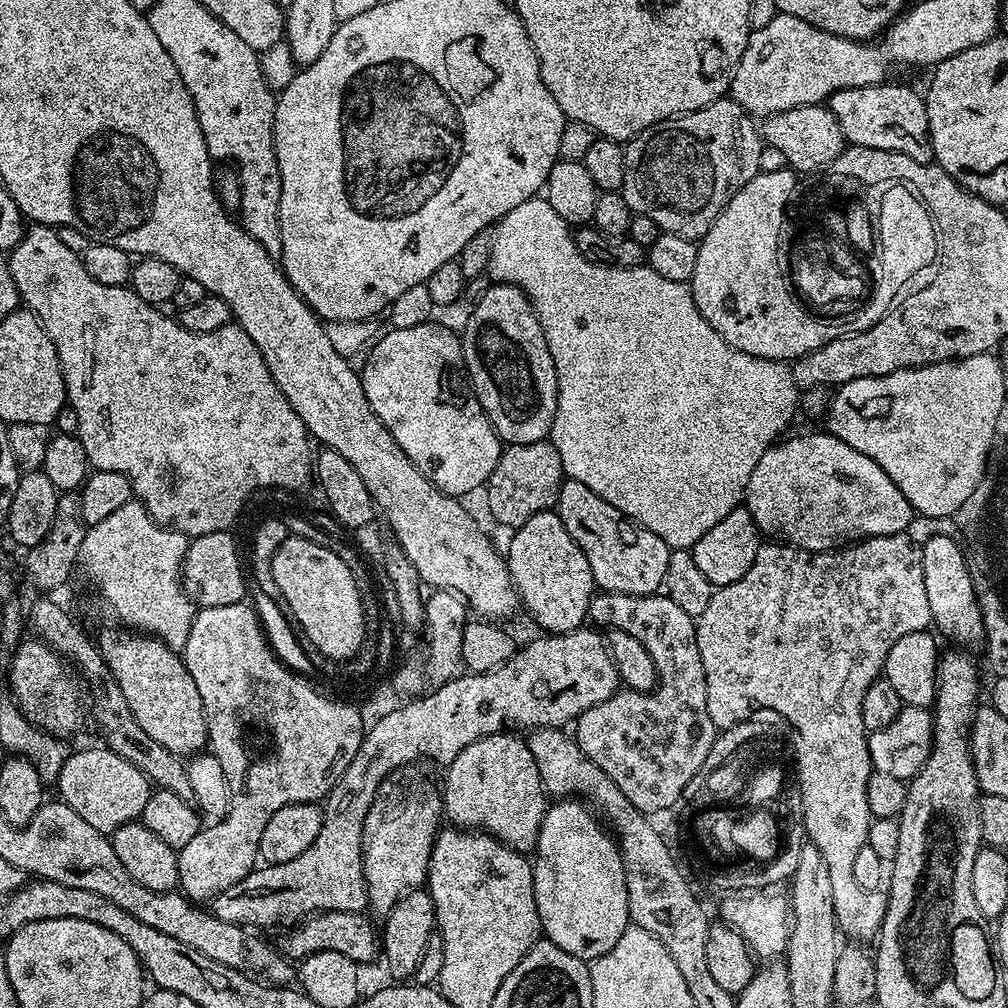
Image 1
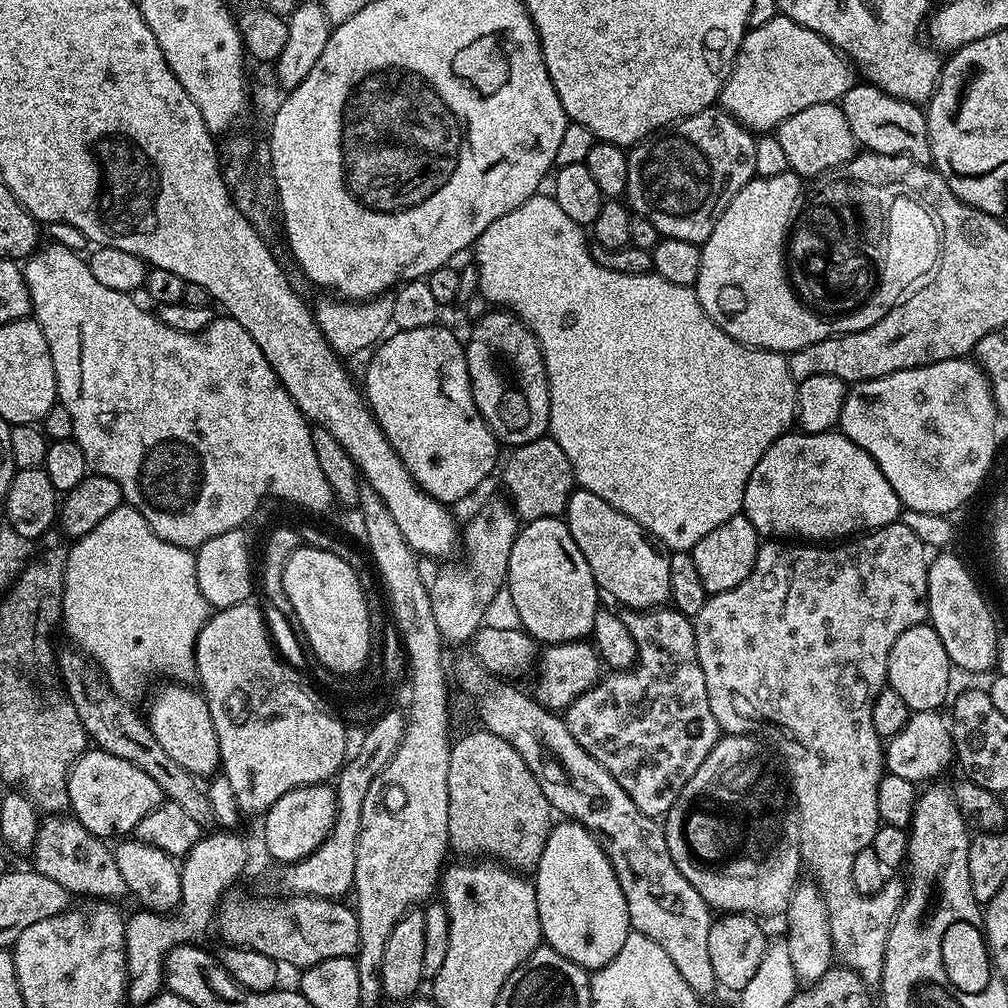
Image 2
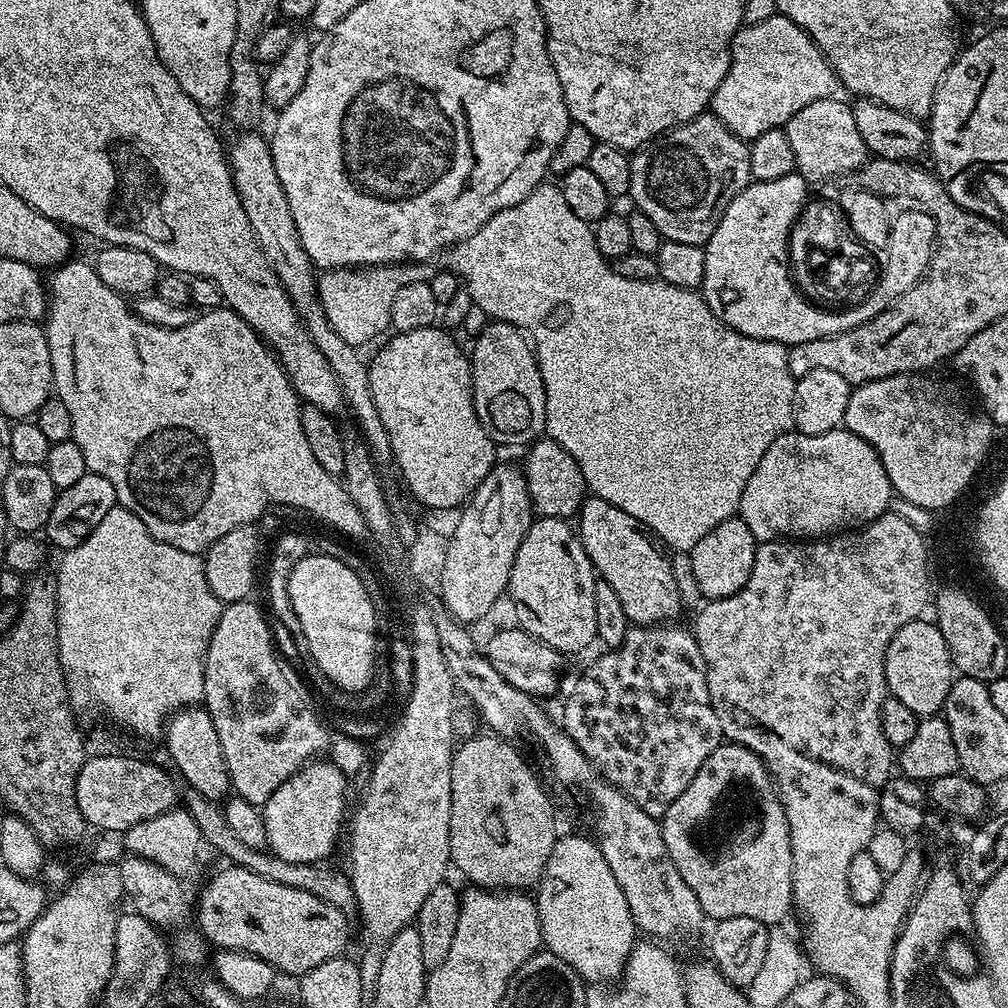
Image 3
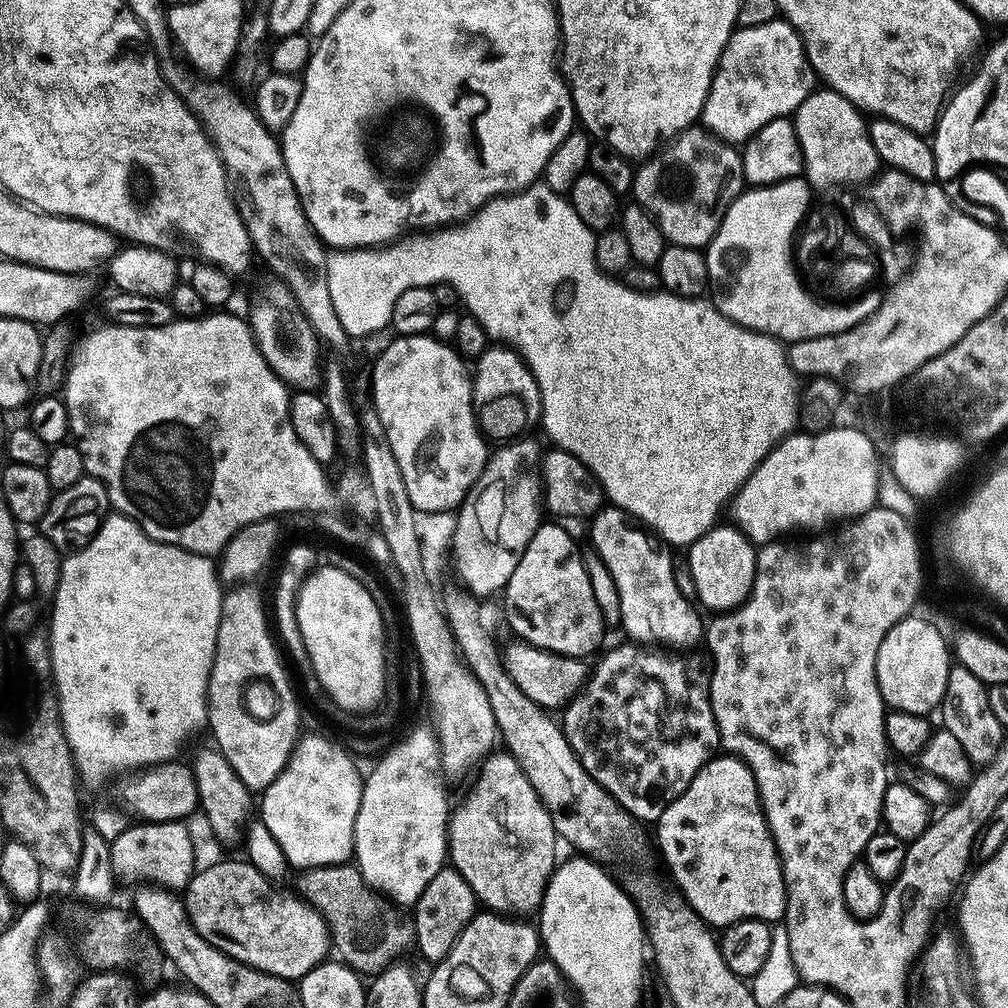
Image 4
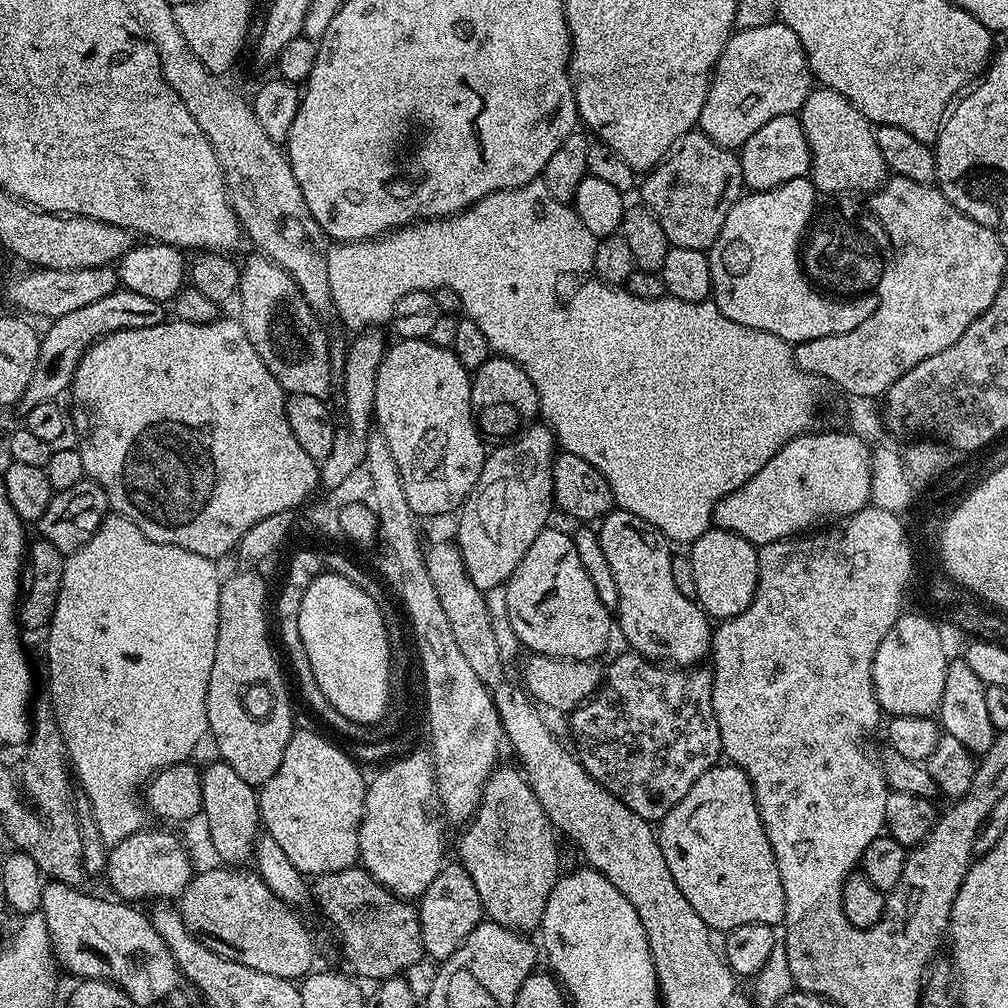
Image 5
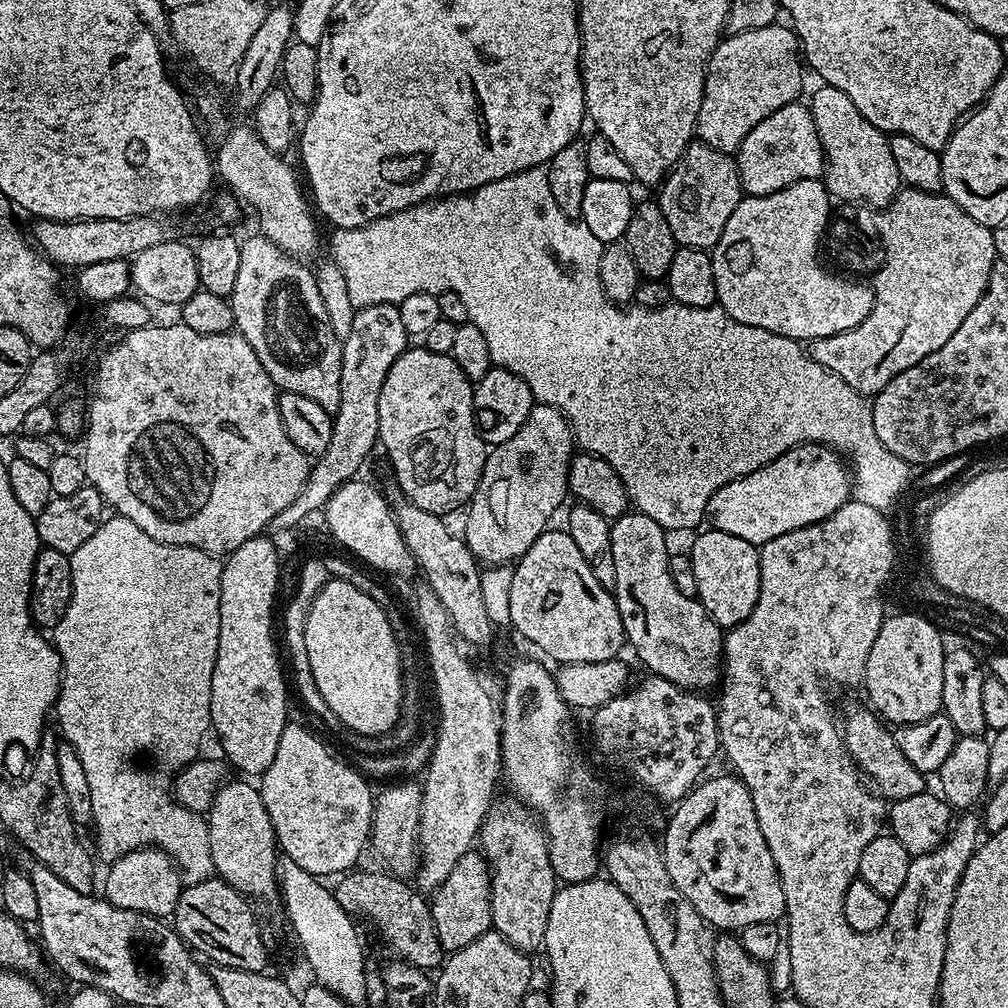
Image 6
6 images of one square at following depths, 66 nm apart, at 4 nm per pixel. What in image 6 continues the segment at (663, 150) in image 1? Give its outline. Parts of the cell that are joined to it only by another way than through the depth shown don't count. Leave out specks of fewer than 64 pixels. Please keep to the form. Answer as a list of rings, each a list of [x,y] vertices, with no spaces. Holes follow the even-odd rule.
[[[699,142],[688,145],[688,149],[659,185],[658,203],[666,222],[670,225],[670,234],[674,234],[677,245],[685,248],[711,250],[722,238],[730,214],[742,199],[740,175],[736,161],[727,152],[719,152]]]

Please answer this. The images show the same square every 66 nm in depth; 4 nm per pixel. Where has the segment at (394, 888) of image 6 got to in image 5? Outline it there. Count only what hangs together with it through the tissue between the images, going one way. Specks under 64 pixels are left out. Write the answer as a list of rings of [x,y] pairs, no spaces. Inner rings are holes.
[[[363,866],[323,872],[311,881],[310,892],[328,915],[333,930],[340,935],[344,956],[357,977],[365,976],[371,982],[390,980],[425,959],[417,905],[382,887]]]

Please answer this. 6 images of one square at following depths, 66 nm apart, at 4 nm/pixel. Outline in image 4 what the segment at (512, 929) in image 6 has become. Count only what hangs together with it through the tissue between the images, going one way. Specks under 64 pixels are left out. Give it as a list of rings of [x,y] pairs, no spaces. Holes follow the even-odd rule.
[[[496,750],[478,764],[476,781],[468,788],[464,801],[453,807],[448,821],[448,856],[455,868],[470,886],[477,901],[485,909],[501,914],[535,913],[544,900],[544,891],[558,863],[556,844],[558,837],[554,822],[546,806],[538,798],[530,778],[522,774],[522,766],[507,751]]]

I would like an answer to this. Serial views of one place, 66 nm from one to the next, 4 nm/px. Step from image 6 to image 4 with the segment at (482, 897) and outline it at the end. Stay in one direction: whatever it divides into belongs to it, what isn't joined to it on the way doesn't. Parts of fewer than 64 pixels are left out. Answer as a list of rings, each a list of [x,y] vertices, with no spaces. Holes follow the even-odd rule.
[[[445,866],[441,868],[434,878],[430,878],[430,886],[422,890],[418,902],[414,905],[413,916],[410,916],[410,923],[414,929],[414,948],[417,948],[426,959],[431,962],[445,960],[462,930],[471,922],[478,911],[478,901],[466,878],[458,874],[455,868]]]

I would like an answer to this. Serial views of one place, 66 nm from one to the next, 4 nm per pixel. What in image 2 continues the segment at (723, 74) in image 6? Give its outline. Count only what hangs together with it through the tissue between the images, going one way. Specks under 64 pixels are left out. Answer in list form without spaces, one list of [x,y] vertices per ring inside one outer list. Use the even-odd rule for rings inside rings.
[[[777,14],[770,22],[745,31],[718,104],[753,133],[768,134],[798,110],[806,110],[806,106],[843,100],[853,83],[853,65],[834,45],[814,34],[814,30]]]

